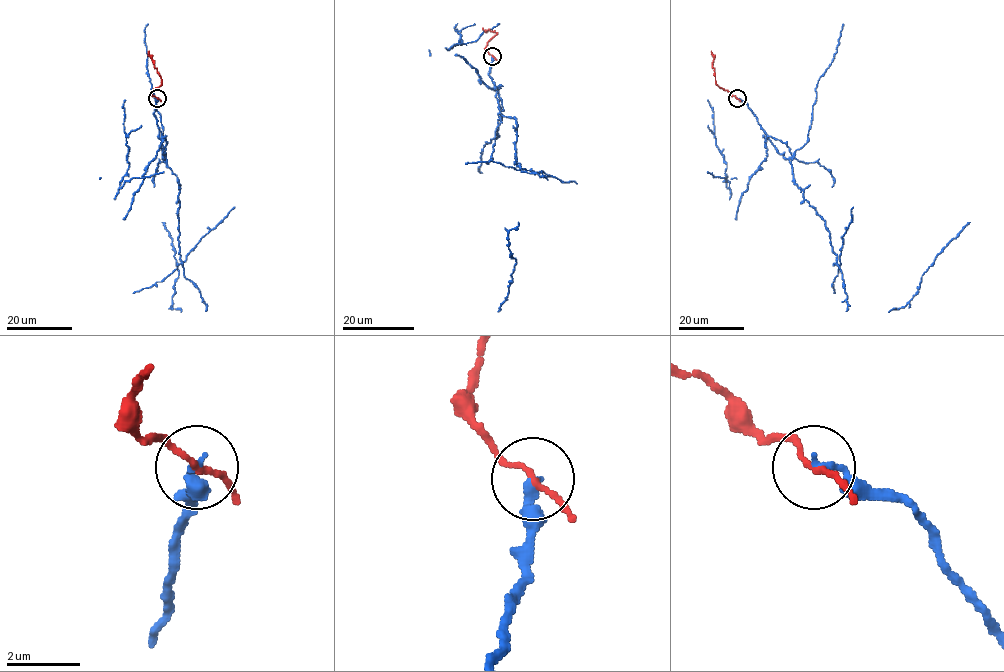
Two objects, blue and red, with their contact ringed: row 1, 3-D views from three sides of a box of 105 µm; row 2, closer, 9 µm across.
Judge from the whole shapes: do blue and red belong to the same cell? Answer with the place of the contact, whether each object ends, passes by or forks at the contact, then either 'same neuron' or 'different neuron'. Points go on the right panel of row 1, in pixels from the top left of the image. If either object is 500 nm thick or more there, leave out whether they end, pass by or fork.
place (737, 98); blue ends; red passes by; different neuron

